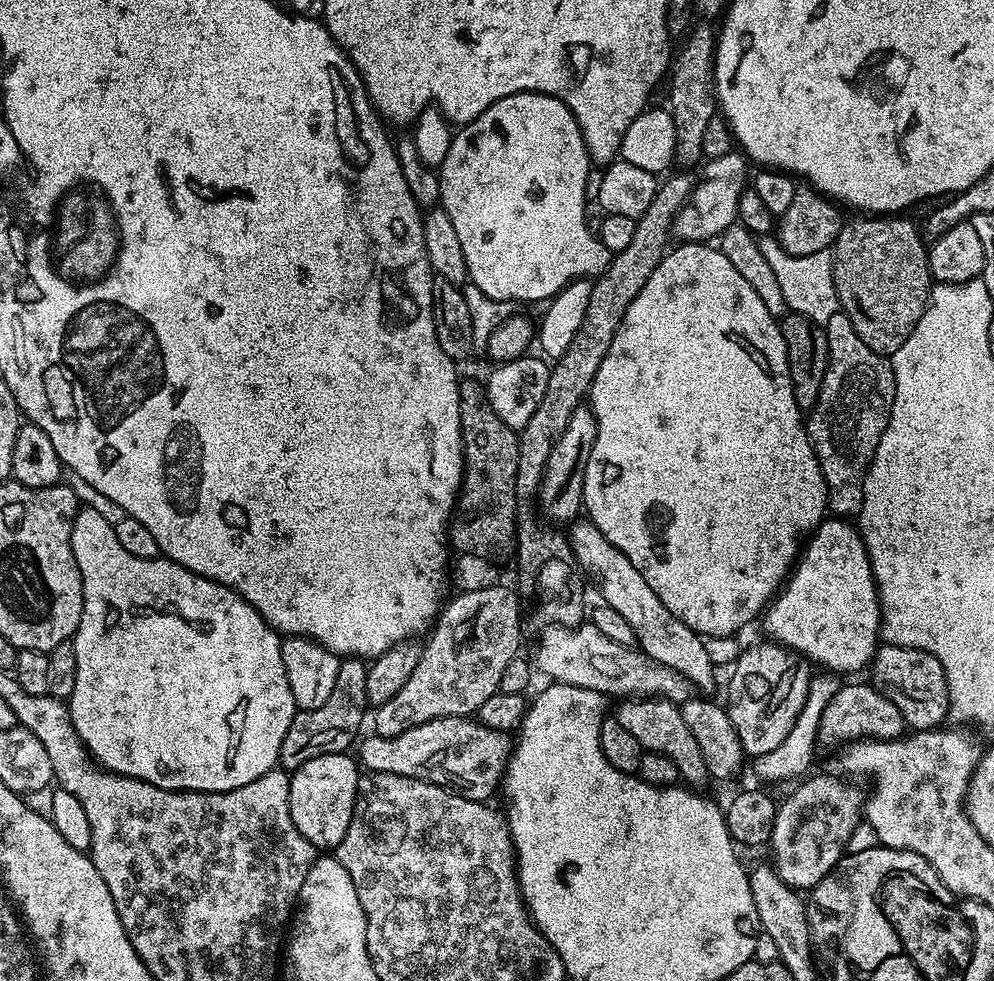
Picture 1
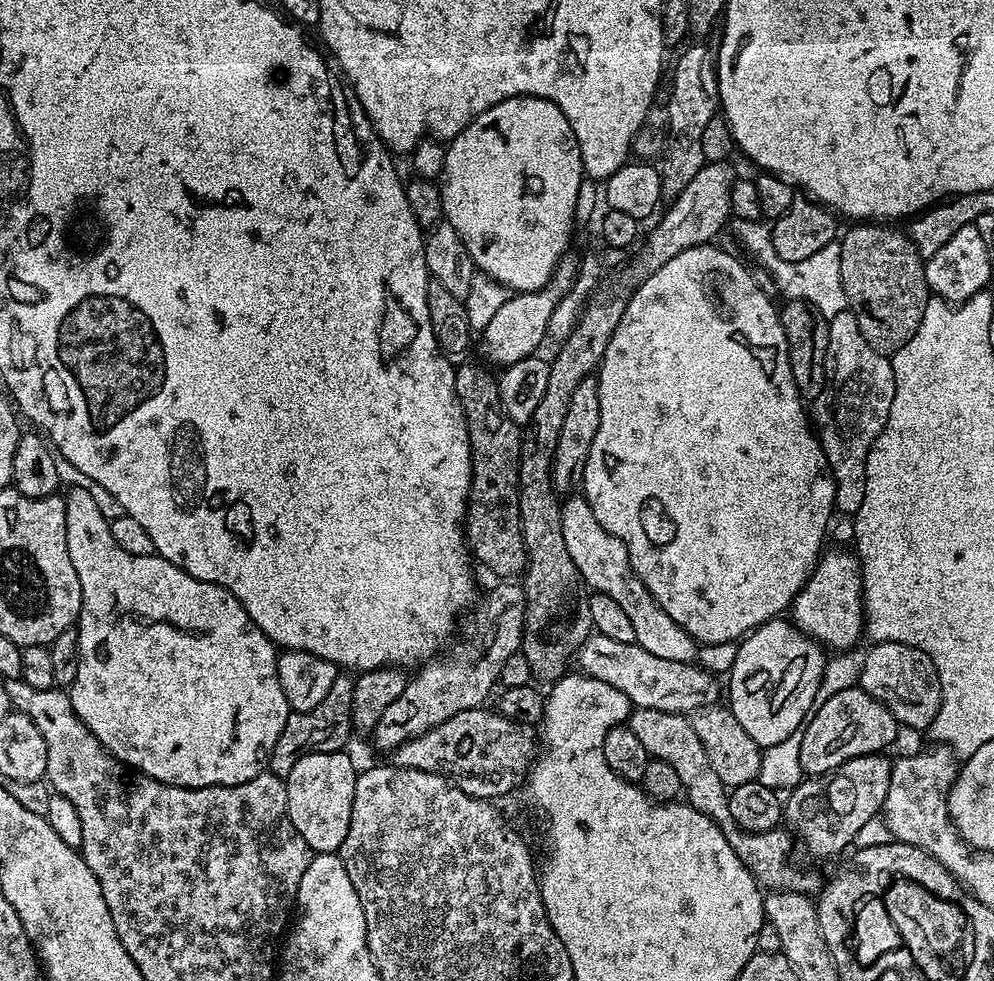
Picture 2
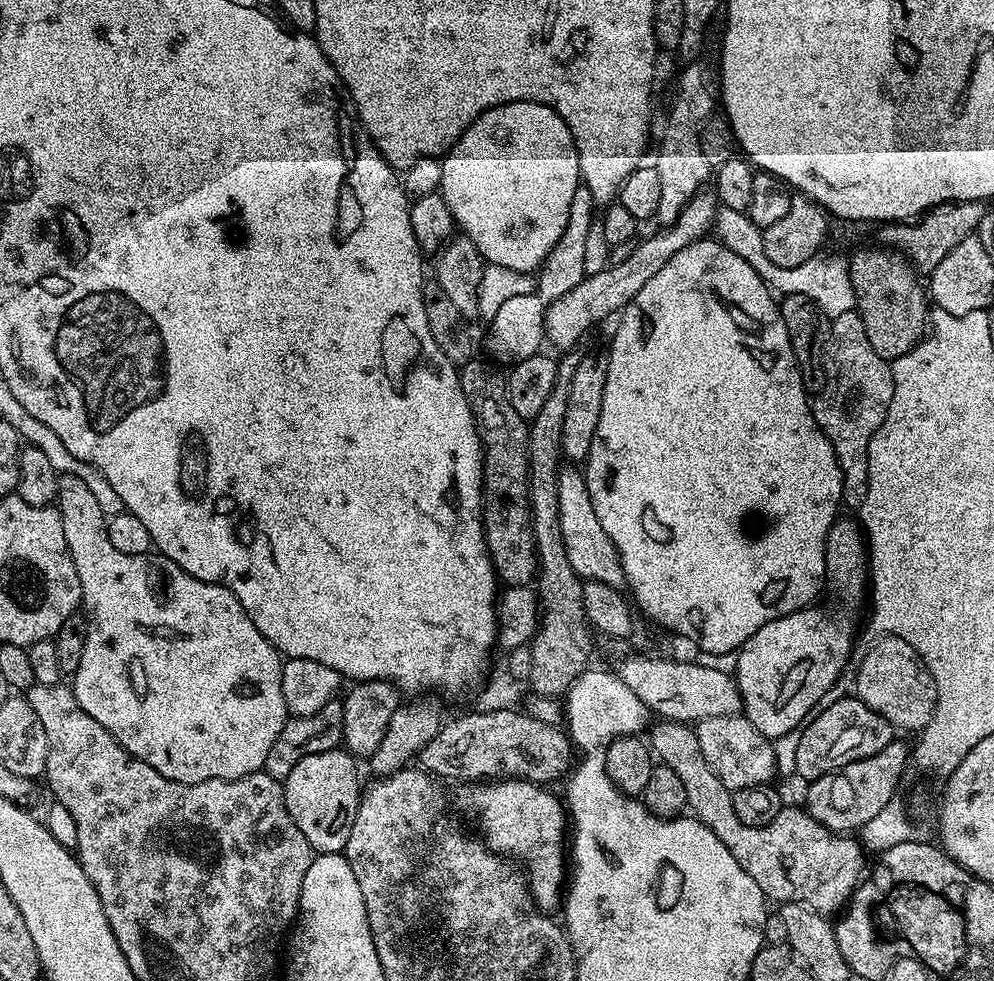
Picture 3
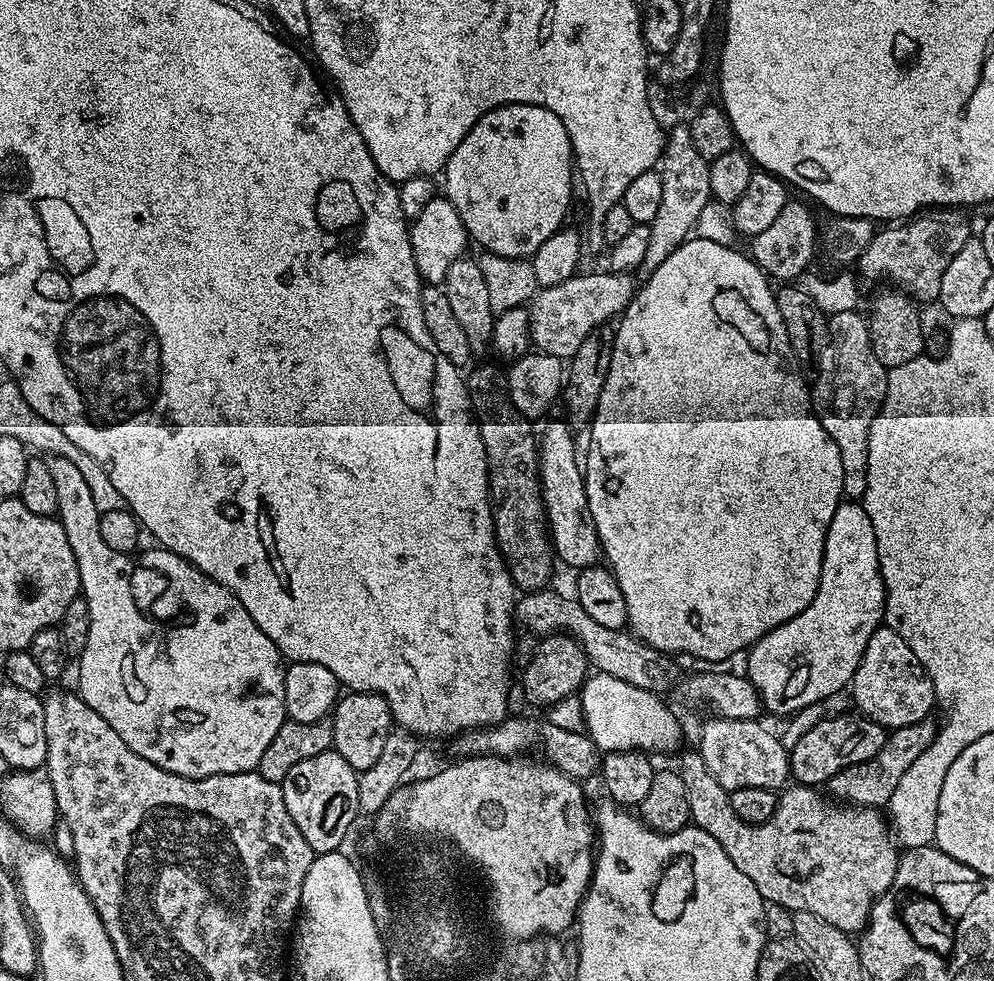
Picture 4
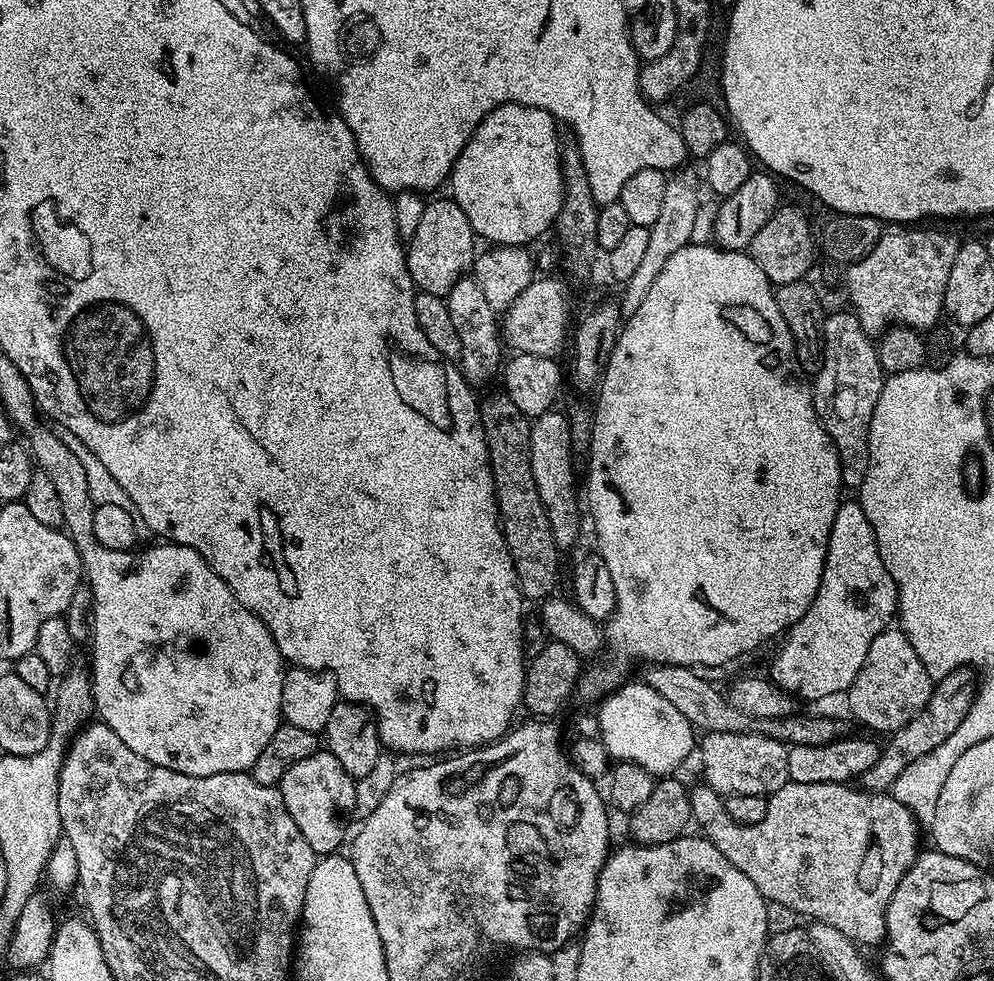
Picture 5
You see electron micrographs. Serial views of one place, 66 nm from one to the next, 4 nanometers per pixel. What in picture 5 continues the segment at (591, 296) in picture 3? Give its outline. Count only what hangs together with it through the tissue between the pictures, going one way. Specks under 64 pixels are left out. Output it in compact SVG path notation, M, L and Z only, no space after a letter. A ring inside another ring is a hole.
M544 274L530 282L509 308L502 313L502 340L513 349L513 353L538 354L539 356L557 355L560 347L565 347L570 336L568 319L572 316L572 300L568 297L569 285L563 279L555 280L554 275Z

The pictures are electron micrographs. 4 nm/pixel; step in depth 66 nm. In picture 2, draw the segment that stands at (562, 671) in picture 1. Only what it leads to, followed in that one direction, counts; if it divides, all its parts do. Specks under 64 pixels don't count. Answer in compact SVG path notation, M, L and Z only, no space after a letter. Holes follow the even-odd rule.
M593 634L580 647L578 664L579 660L579 671L583 675L598 678L598 682L606 682L606 686L614 686L614 690L622 690L622 694L626 694L629 702L637 708L691 714L717 703L722 696L721 685L719 688L715 678L706 669L699 668L699 663L657 658L650 654L650 650L642 650L642 646L635 643L614 642L614 638Z

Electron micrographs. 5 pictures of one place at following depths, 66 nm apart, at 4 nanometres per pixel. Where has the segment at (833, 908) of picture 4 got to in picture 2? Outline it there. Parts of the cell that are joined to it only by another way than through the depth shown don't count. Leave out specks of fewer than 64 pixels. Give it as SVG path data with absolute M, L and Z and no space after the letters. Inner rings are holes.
M633 707L628 713L626 726L634 730L638 742L646 746L649 757L654 760L665 760L678 774L687 803L694 810L706 814L724 831L724 837L730 842L734 854L750 870L756 883L768 890L785 892L819 893L822 887L822 876L816 872L803 872L800 868L792 868L788 855L792 852L794 840L783 827L777 826L769 832L743 832L730 816L726 786L718 774L714 774L714 766L710 766L710 757L706 754L706 746L694 734L694 726L687 715L666 710L650 710Z

